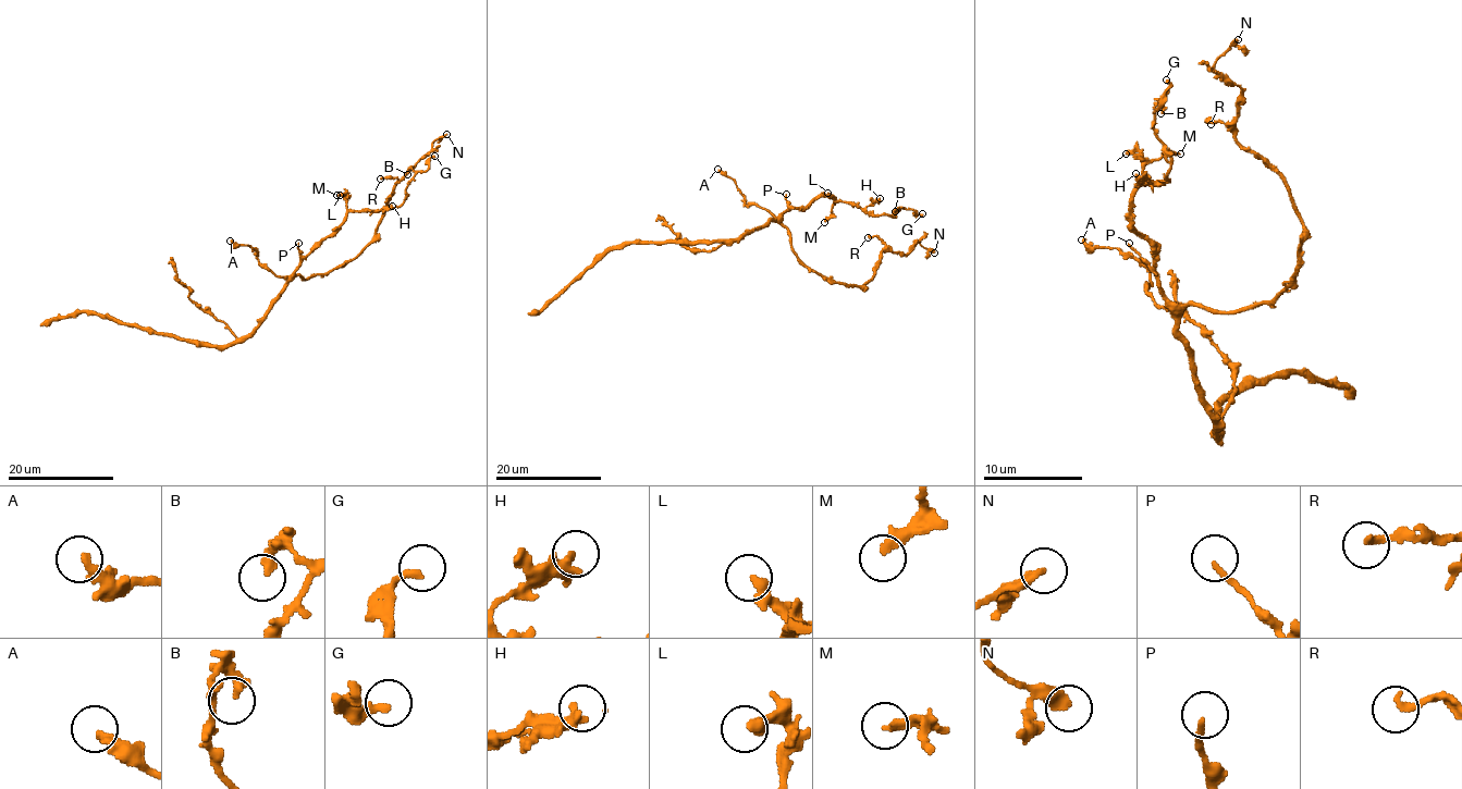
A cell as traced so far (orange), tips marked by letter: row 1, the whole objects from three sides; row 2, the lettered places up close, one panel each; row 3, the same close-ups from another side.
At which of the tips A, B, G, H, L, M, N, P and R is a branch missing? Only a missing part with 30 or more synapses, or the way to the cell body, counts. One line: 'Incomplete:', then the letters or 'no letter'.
Incomplete: no letter

